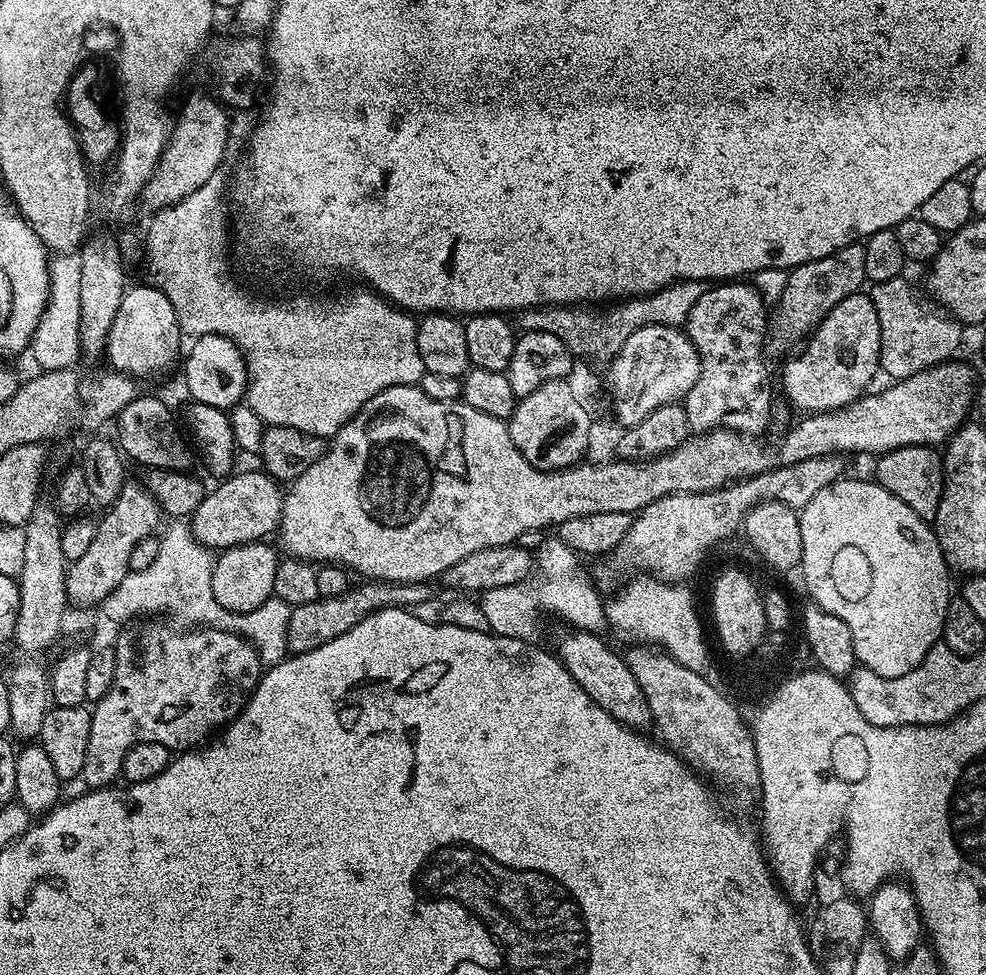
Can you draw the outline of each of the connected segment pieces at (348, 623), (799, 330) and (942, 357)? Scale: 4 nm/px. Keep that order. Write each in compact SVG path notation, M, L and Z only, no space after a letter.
M360 582L357 586L349 586L344 593L336 597L324 597L314 602L306 602L302 606L293 608L290 616L290 626L286 630L286 642L288 652L299 654L318 650L318 646L326 646L326 642L334 642L346 630L358 626L362 618L366 618L372 612L380 608L403 608L405 610L416 610L419 604L428 600L427 583L419 584L386 584L383 582Z
M858 242L848 244L826 258L815 259L814 262L791 269L782 298L775 305L774 318L772 320L771 317L768 326L766 340L769 351L787 353L790 350L788 348L800 338L807 337L838 302L859 291L865 282L865 250Z
M904 276L890 279L888 282L875 284L871 287L870 295L878 310L879 334L880 334L880 368L890 376L892 380L904 380L914 373L932 365L940 364L957 355L956 350L962 342L961 323L955 317L948 315L939 307L926 306L917 292Z

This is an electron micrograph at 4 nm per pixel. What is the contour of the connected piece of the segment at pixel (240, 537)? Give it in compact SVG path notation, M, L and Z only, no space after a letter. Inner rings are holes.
M240 472L229 475L221 488L205 495L198 510L190 517L190 527L197 540L209 550L235 548L237 544L263 541L275 533L284 505L282 488L267 472ZM281 488L281 492L280 492Z

